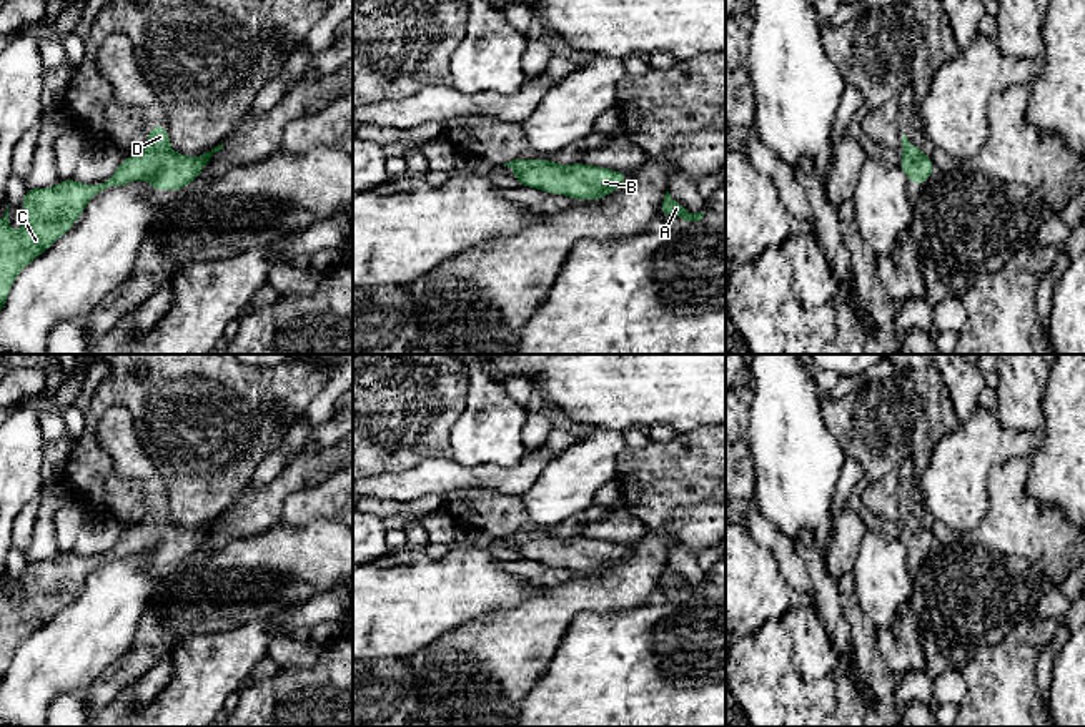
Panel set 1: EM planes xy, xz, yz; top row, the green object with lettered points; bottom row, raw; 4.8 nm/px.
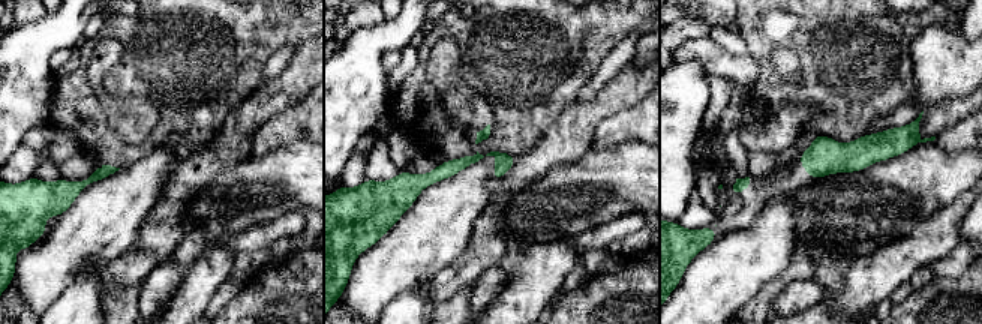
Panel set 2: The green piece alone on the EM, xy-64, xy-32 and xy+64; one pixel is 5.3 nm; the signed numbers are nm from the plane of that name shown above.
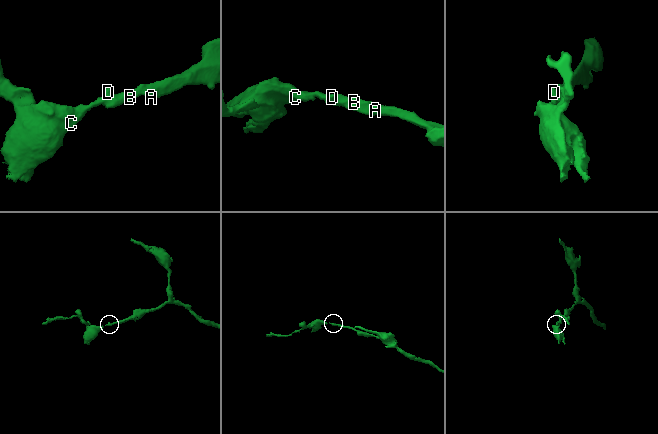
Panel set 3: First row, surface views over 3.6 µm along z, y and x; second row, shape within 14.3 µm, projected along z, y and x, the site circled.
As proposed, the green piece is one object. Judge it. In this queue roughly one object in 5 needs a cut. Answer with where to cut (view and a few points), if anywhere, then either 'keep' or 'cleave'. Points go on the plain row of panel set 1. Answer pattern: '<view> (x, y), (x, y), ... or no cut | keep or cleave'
no cut | keep

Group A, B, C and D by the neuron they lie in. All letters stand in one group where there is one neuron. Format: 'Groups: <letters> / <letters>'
Groups: A B C D

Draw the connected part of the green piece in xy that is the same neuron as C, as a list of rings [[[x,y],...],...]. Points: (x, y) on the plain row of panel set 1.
[[[161,496],[150,501],[141,526],[121,532],[115,546],[100,557],[83,557],[73,551],[53,561],[28,561],[22,581],[25,597],[18,606],[10,602],[8,577],[0,591],[0,684],[17,647],[47,624],[80,592],[87,576],[108,559],[123,559],[135,552],[150,554],[155,564],[183,562],[200,549],[210,531],[223,516],[200,529],[175,526]]]

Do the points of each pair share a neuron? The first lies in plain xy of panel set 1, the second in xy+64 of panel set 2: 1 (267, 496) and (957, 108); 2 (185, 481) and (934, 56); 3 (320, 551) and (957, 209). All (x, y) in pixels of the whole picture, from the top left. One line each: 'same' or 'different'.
1: same
2: different
3: different

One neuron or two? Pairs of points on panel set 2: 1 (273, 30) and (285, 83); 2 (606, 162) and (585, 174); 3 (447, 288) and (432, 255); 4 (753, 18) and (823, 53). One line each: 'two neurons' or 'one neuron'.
1: two neurons
2: one neuron
3: two neurons
4: one neuron

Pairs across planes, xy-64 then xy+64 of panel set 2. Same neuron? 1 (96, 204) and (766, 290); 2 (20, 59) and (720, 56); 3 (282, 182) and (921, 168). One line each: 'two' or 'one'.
1: two
2: two
3: one

